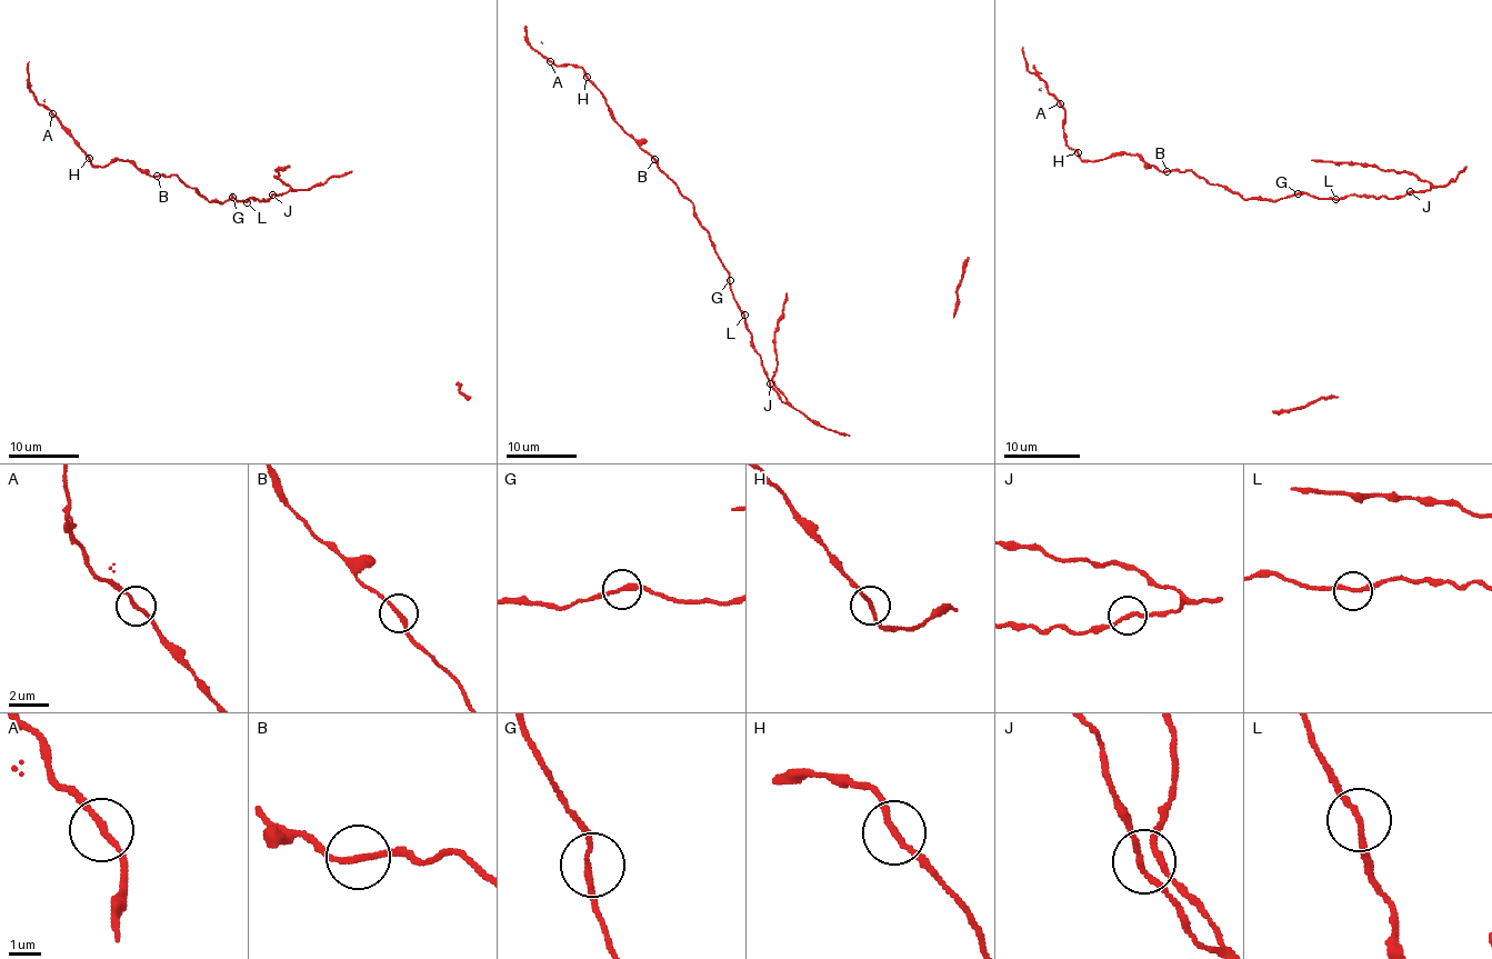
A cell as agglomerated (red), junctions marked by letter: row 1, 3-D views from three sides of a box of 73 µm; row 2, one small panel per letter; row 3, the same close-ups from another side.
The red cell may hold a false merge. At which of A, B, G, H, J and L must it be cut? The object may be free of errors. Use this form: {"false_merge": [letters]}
{"false_merge": ["A"]}

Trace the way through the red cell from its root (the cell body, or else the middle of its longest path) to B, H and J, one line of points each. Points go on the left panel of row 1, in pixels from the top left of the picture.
B: (247, 202), (238, 202), (232, 197), (226, 202), (209, 202), (177, 176), (157, 176)
H: (247, 202), (232, 197), (209, 202), (177, 176), (148, 176), (122, 160), (96, 167), (89, 158)
J: (247, 202), (250, 198), (267, 200), (272, 195)

